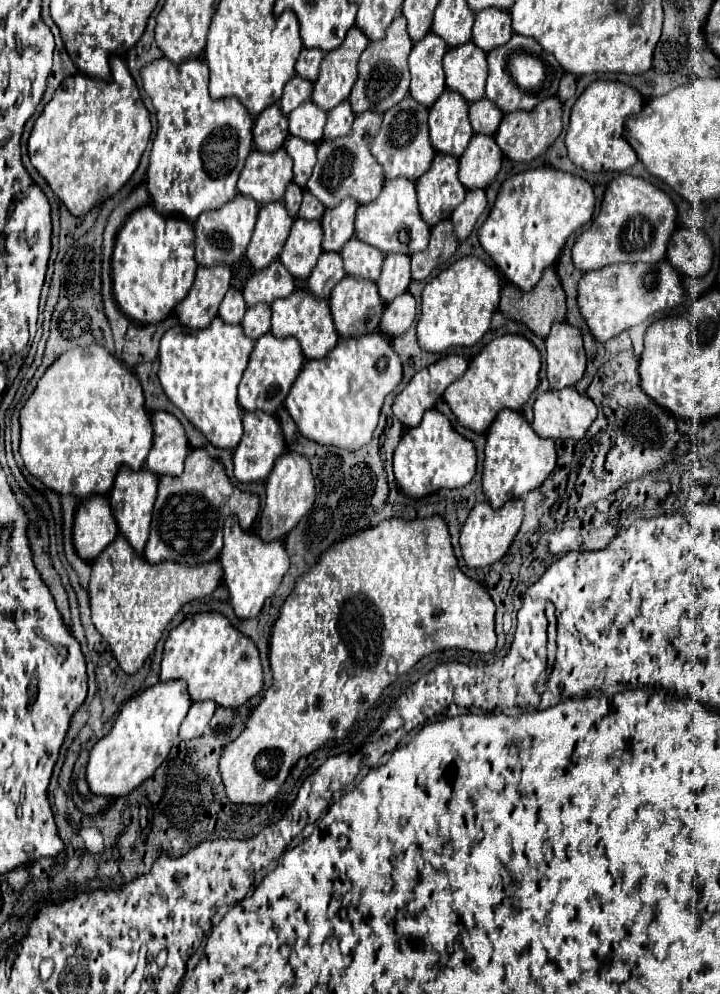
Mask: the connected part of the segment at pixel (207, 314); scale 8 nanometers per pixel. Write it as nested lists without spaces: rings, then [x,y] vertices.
[[[199,266],[187,298],[175,308],[179,322],[187,328],[207,328],[217,316],[219,304],[229,290],[229,282],[231,270],[227,266]]]

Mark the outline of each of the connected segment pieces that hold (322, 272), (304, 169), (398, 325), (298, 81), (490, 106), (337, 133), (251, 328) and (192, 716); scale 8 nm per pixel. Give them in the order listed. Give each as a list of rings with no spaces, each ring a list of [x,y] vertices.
[[[323,252],[317,260],[317,266],[311,270],[311,276],[307,278],[305,286],[315,298],[327,300],[331,296],[331,290],[343,276],[345,270],[341,256],[337,252]]]
[[[291,136],[287,140],[287,144],[285,144],[285,150],[293,160],[293,172],[295,172],[293,182],[299,184],[301,188],[305,188],[307,180],[309,180],[309,176],[313,172],[313,166],[315,166],[317,144],[309,144],[309,142],[301,140],[301,138]]]
[[[409,292],[401,294],[399,298],[395,298],[395,302],[387,304],[387,308],[383,312],[383,320],[381,320],[381,332],[389,338],[401,336],[409,330],[409,326],[415,322],[415,318],[417,318],[415,298]]]
[[[299,76],[291,78],[291,82],[285,86],[285,92],[283,92],[283,98],[281,98],[283,114],[289,116],[301,102],[307,102],[311,98],[311,92],[313,92],[311,82],[305,82]]]
[[[481,98],[469,106],[469,118],[471,118],[471,126],[477,134],[493,136],[499,130],[503,112],[491,100]]]
[[[347,100],[341,102],[339,106],[335,106],[329,112],[329,118],[327,118],[327,124],[325,124],[325,130],[323,130],[323,138],[335,140],[335,138],[341,138],[341,136],[349,136],[351,126],[353,126],[353,118],[355,118],[355,114],[351,110],[351,104]]]
[[[259,304],[259,306],[247,308],[241,326],[243,326],[243,332],[247,338],[251,338],[251,340],[261,338],[271,328],[271,306]]]
[[[205,700],[205,702],[193,702],[183,724],[181,724],[181,730],[179,730],[179,736],[183,740],[191,740],[191,738],[199,738],[207,726],[209,726],[209,720],[213,718],[213,712],[215,712],[215,702],[211,700]]]

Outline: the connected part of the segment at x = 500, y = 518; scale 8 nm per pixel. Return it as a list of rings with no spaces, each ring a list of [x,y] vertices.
[[[521,498],[507,502],[499,510],[493,510],[487,502],[477,504],[471,510],[471,514],[459,534],[459,544],[461,544],[465,564],[469,568],[481,568],[481,566],[491,566],[491,564],[499,562],[505,556],[505,552],[509,550],[509,546],[521,526],[521,520],[523,520],[523,500]]]

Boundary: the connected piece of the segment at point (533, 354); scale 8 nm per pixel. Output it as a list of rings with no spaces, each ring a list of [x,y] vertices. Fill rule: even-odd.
[[[507,334],[489,342],[471,360],[463,378],[453,382],[445,390],[443,398],[461,426],[485,434],[501,408],[511,408],[519,412],[529,402],[531,392],[539,384],[539,376],[537,376],[539,368],[541,368],[539,350],[525,336]]]

